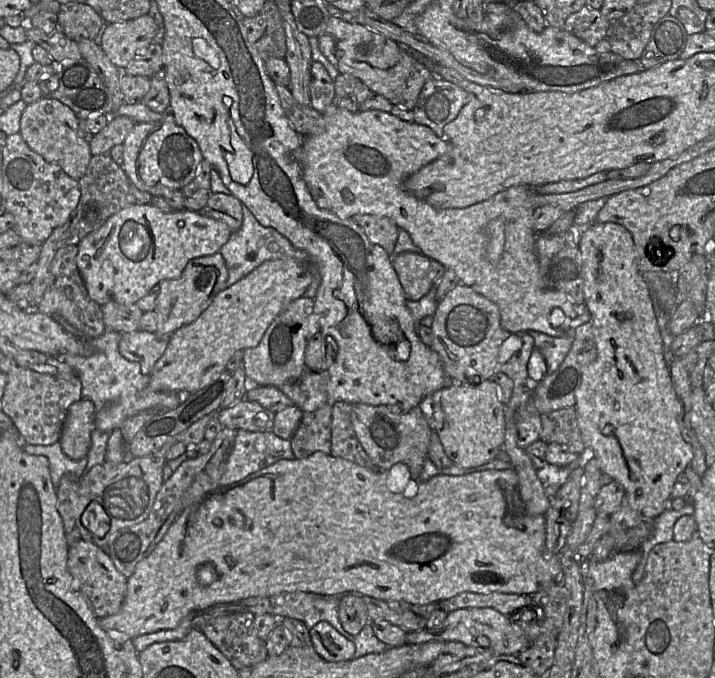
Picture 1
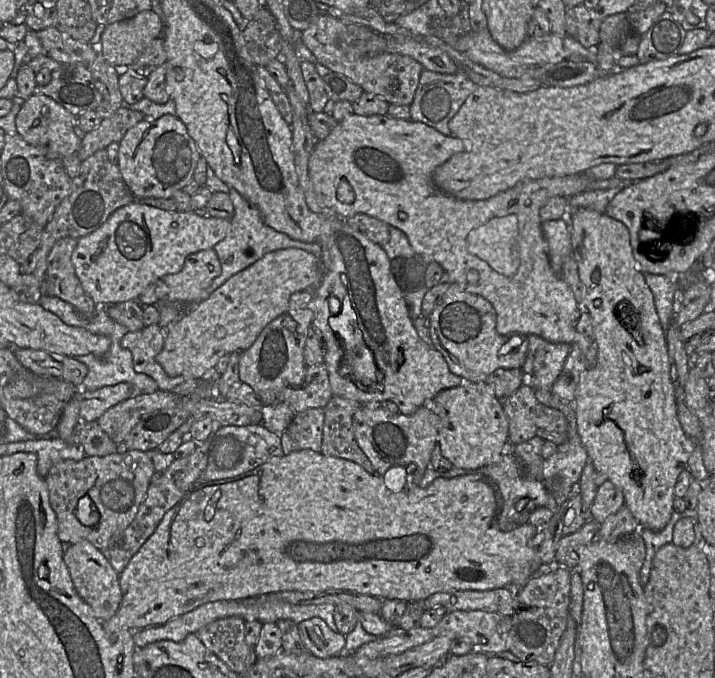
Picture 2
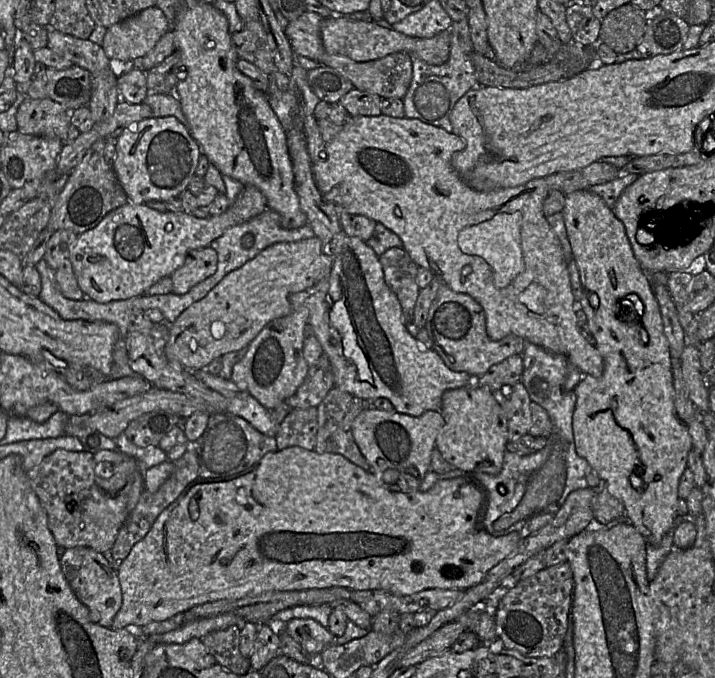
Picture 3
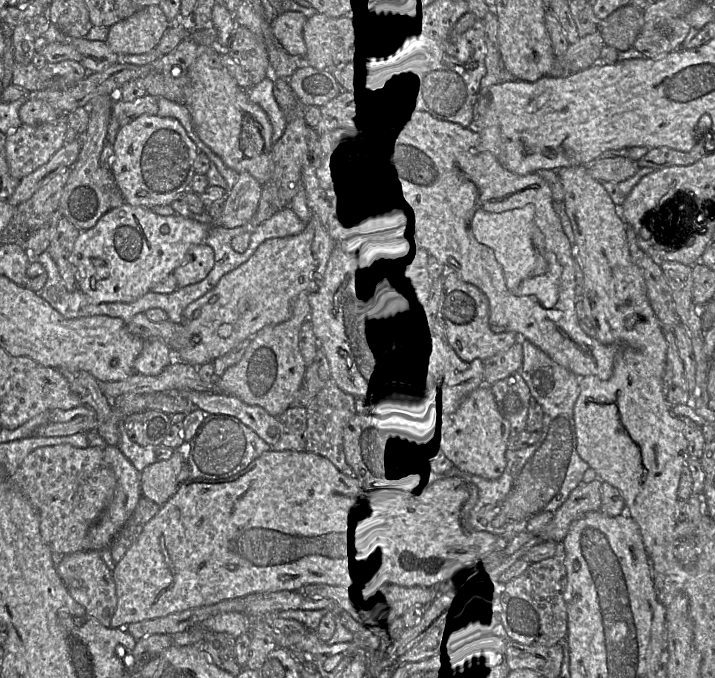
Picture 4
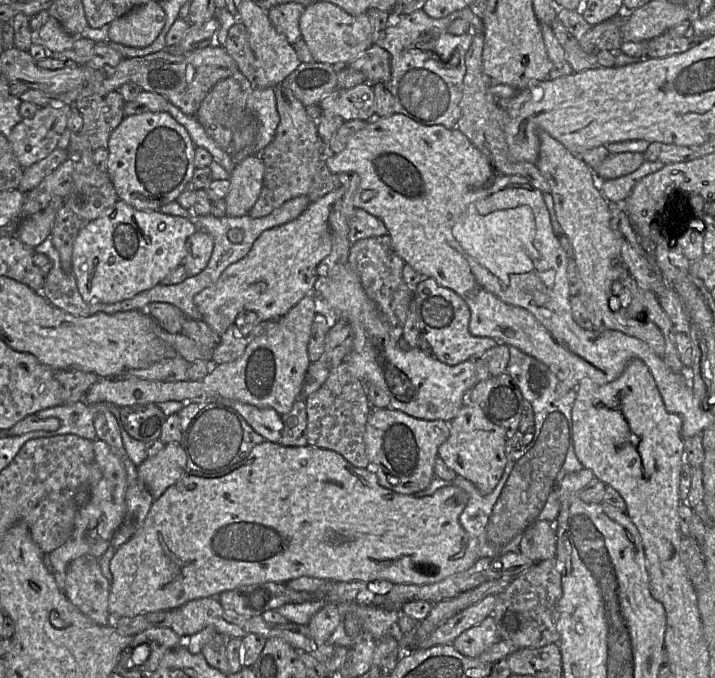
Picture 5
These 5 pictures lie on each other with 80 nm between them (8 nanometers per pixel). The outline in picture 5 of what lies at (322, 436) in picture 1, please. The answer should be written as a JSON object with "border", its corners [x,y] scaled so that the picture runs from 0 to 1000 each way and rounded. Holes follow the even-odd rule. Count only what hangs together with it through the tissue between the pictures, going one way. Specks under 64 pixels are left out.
{"border":[[[424,588],[411,593],[404,609],[394,612],[397,631],[392,656],[421,659],[429,653],[429,600]]]}

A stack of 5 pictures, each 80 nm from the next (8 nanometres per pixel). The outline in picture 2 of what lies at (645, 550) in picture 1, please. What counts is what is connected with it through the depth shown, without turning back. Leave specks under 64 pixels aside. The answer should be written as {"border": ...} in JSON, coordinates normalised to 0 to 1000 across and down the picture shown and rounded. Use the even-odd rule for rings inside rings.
{"border":[[[959,749],[959,752],[955,755],[941,754],[937,768],[924,783],[895,780],[895,788],[903,805],[903,822],[895,841],[895,858],[899,864],[908,857],[912,827],[917,814],[927,804],[940,801],[943,776],[948,767],[957,763],[965,763],[969,767],[973,767],[973,751],[971,752]]]}

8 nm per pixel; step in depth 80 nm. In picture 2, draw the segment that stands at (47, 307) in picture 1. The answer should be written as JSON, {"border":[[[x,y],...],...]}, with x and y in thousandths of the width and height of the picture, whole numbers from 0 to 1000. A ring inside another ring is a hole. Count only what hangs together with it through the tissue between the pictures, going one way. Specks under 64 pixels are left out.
{"border":[[[91,350],[77,358],[66,379],[66,404],[59,435],[77,437],[102,451],[120,471],[131,468],[136,450],[117,429],[101,388],[108,354]]]}

